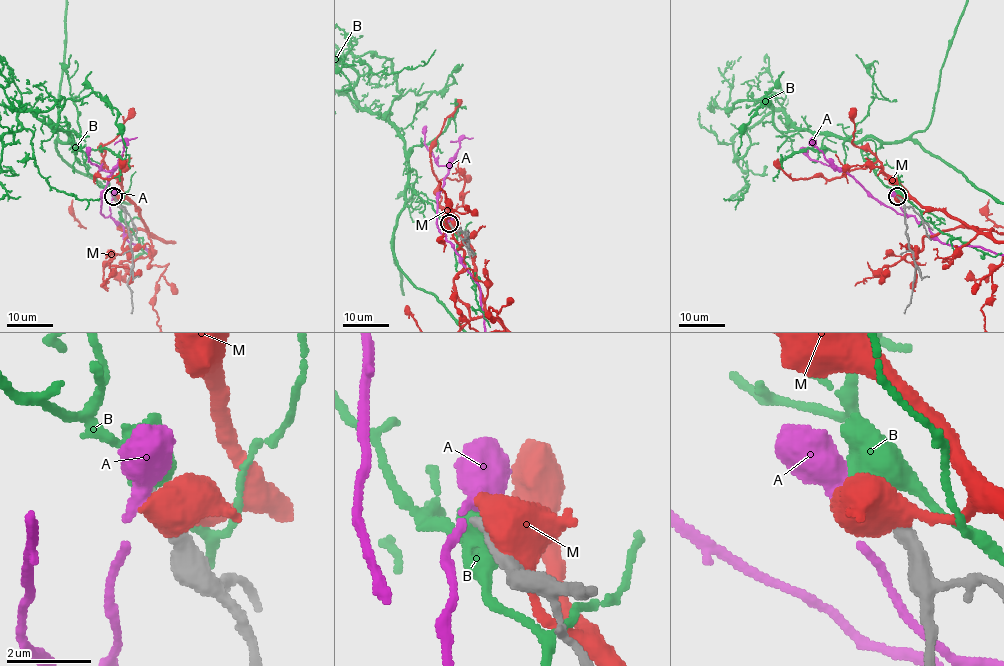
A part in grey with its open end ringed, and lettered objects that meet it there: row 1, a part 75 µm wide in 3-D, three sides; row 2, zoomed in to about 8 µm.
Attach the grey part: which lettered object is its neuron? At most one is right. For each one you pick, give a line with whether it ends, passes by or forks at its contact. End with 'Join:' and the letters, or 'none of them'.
Join: none of them

